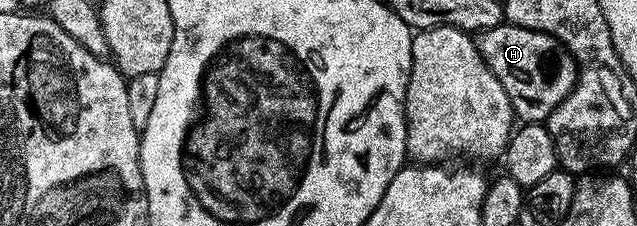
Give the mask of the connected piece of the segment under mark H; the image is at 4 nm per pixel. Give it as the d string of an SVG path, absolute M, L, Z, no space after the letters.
M507 22L475 33L474 39L478 54L482 54L494 78L502 82L502 90L512 99L512 111L521 121L529 124L547 121L548 115L571 94L578 69L576 59L561 40Z

